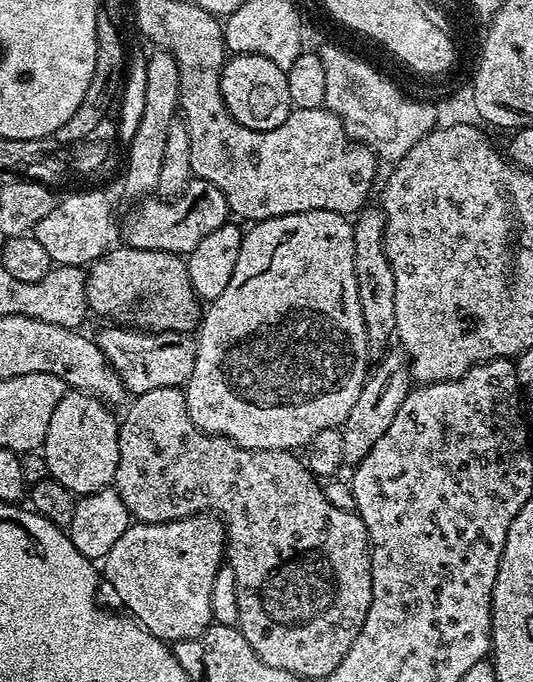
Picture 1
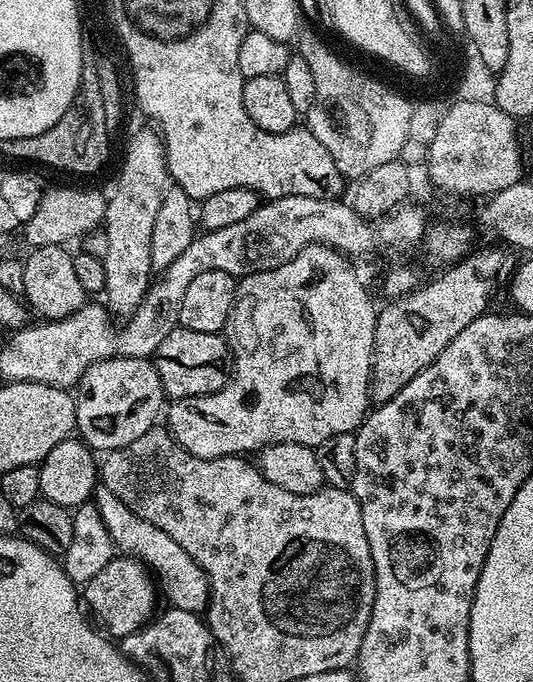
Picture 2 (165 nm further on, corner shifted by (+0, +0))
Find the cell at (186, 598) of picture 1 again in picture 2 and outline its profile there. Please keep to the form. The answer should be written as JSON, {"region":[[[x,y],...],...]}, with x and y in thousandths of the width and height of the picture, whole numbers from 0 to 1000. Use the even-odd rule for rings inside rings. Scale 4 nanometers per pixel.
{"region":[[[231,812],[212,818],[154,862],[154,880],[163,896],[171,902],[174,897],[197,915],[193,919],[201,931],[210,935],[242,933],[285,909],[295,896],[293,874],[296,880],[296,856],[283,837],[272,833],[255,817]]]}

